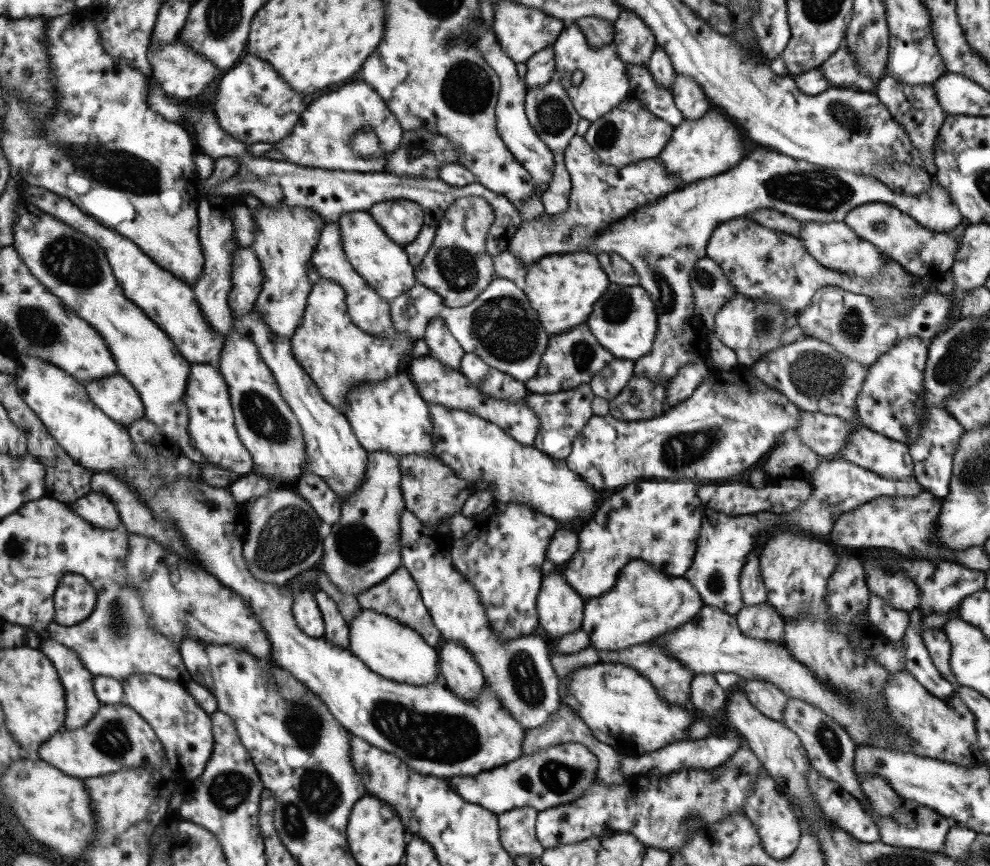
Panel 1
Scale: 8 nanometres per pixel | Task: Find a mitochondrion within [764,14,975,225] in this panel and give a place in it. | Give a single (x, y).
(849, 119)

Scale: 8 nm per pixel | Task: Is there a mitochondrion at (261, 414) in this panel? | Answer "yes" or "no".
yes

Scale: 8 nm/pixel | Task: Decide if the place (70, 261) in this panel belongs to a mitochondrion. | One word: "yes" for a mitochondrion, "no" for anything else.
yes

